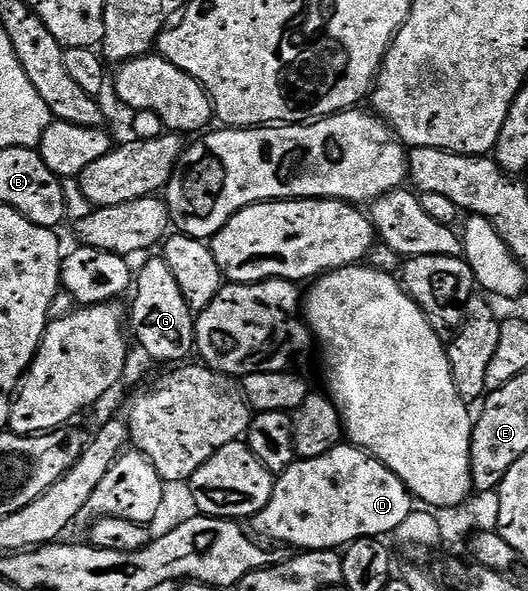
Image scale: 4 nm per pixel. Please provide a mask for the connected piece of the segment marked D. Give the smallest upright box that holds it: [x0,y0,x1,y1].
[252,442,416,552]

